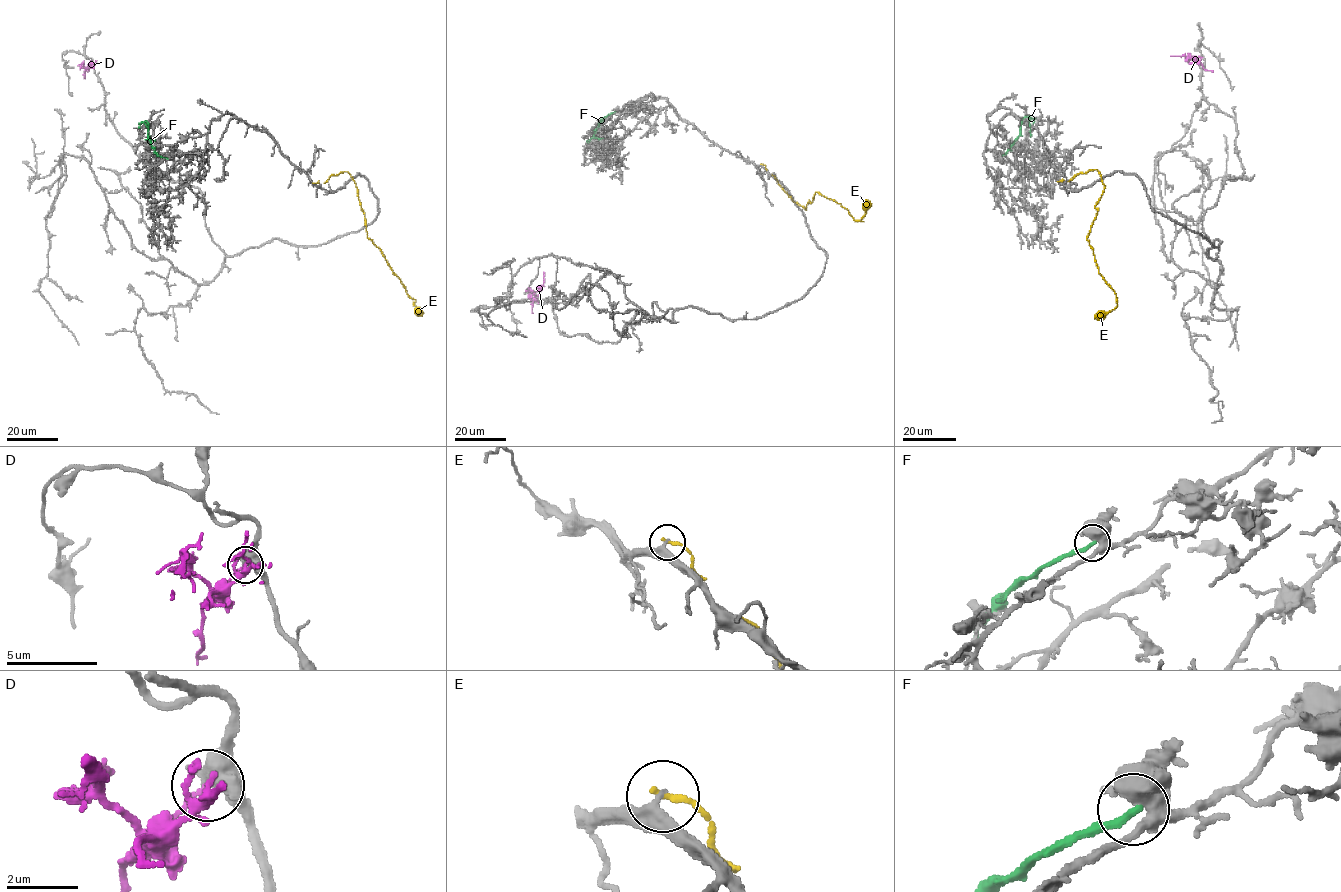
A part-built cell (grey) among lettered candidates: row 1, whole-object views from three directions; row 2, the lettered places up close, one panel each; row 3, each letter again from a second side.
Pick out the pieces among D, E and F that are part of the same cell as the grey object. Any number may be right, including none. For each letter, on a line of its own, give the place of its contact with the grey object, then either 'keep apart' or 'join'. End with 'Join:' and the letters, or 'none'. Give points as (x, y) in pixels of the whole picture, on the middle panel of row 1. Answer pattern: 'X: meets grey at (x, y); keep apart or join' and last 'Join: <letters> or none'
D: meets grey at (538, 302); keep apart
E: meets grey at (761, 164); keep apart
F: meets grey at (615, 111); keep apart
Join: none

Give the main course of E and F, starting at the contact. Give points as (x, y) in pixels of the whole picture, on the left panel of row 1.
E: (314, 182), (324, 182), (342, 172), (351, 176), (367, 237), (415, 300), (417, 313)
F: (167, 158), (155, 152), (146, 121), (149, 137), (155, 140)

